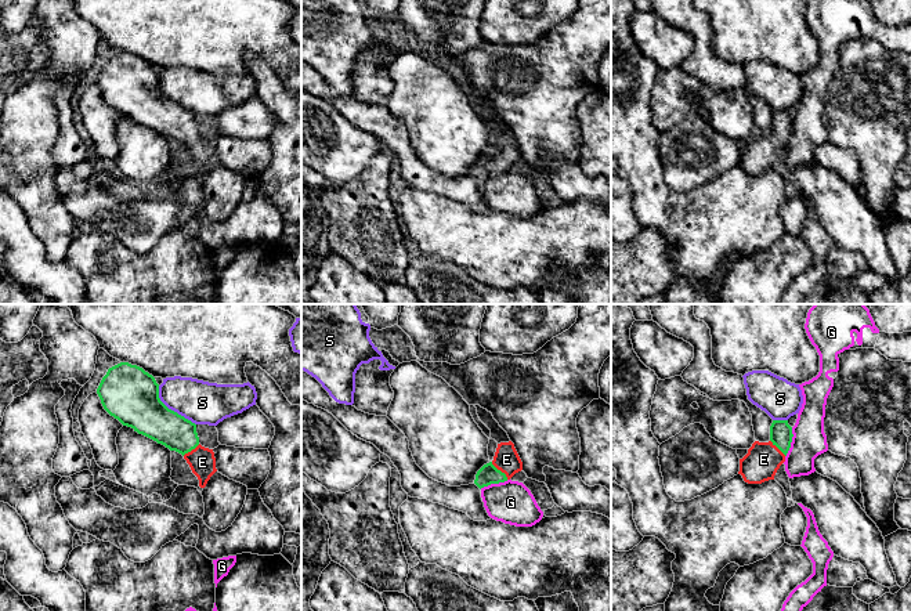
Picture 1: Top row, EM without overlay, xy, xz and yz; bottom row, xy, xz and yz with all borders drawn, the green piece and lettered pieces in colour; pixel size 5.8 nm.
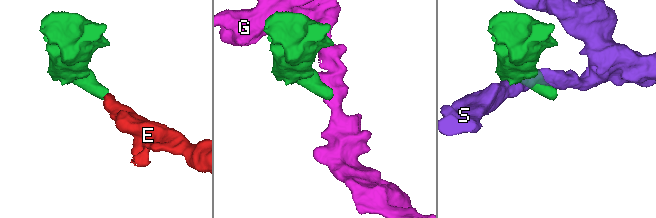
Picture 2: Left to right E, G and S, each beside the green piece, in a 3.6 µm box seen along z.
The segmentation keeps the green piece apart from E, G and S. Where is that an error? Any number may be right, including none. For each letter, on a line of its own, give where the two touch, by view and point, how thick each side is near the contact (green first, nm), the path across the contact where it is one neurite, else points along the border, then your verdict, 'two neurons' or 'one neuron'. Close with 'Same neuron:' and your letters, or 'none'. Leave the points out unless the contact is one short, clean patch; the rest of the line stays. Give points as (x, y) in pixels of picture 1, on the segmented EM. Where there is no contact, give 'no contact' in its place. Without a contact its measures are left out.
E: contact xz (499, 470); calibres 120 and 150 nm; way xz (488, 474), (499, 470), (506, 463), (506, 459); one neuron
G: contact yz (791, 441); calibres 130 and 200 nm; border yz (792, 427), (792, 441), (785, 456); two neurons
S: contact xy (170, 409); calibres 320 and 260 nm; two neurons
Same neuron: E

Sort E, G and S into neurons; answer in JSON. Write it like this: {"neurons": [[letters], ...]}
{"neurons": [["E"], ["G"], ["S"]]}

